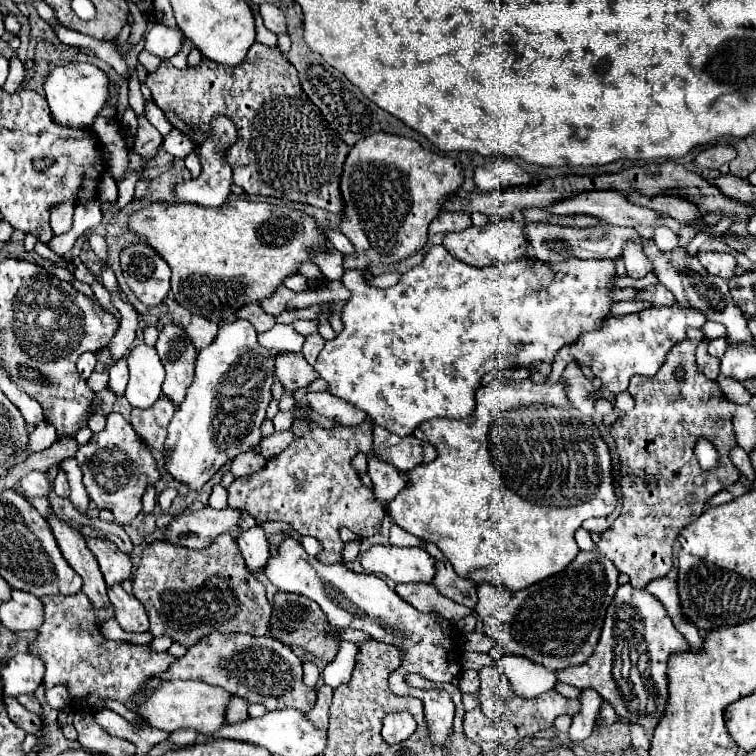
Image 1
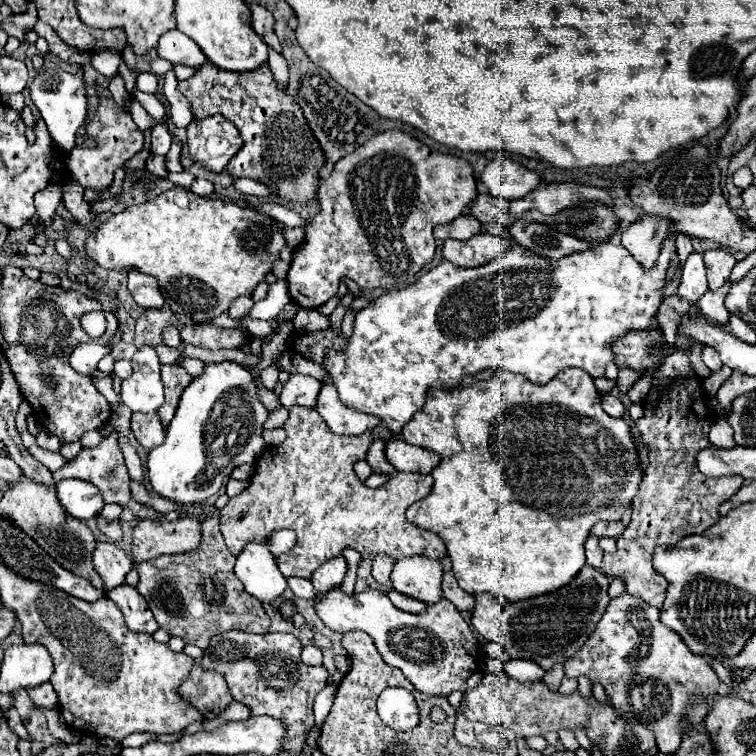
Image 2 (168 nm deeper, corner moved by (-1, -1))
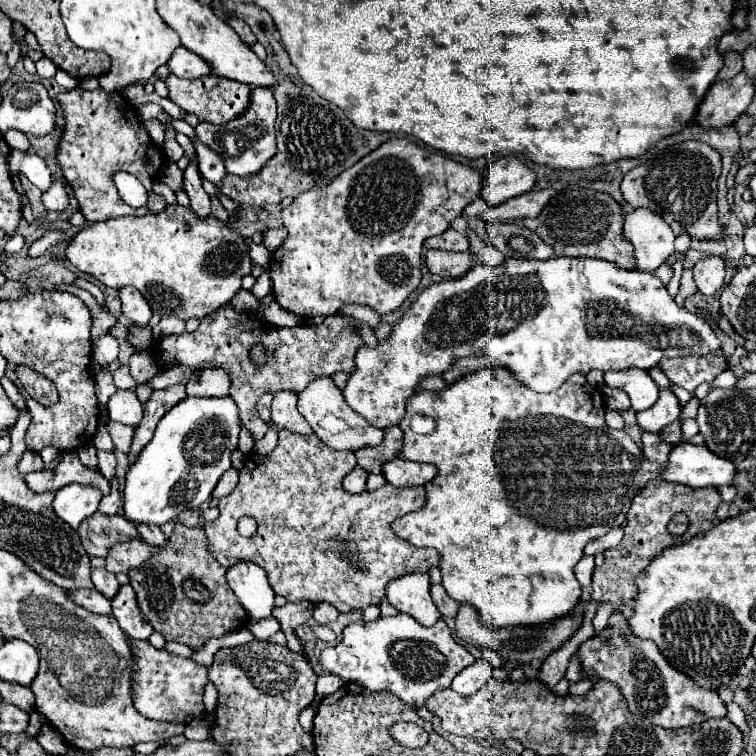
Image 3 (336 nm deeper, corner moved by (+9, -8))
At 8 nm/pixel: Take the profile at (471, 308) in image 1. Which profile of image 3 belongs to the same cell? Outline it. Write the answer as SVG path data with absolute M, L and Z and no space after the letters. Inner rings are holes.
M506 258L504 264L496 266L496 268L488 268L484 264L478 264L476 268L470 268L464 276L454 278L454 280L442 280L436 282L432 286L428 286L418 300L412 304L412 308L398 320L392 324L394 334L390 336L390 340L382 342L378 348L368 348L362 346L356 354L356 372L350 376L348 386L344 390L344 398L346 404L350 408L354 408L362 418L366 418L372 426L376 428L388 428L388 426L396 426L402 416L404 416L404 406L408 396L414 394L414 390L418 388L418 382L428 376L428 374L442 374L444 370L448 370L454 362L454 358L460 356L486 356L490 360L496 360L500 364L504 364L522 384L526 384L528 388L536 390L536 392L552 392L558 390L574 372L582 372L588 374L592 368L598 368L602 372L606 370L626 370L626 368L654 368L660 358L664 356L686 356L686 354L708 354L720 348L720 340L716 336L716 332L710 328L710 324L688 312L684 306L678 306L674 302L674 298L668 294L666 286L650 272L642 272L642 270L620 270L616 268L612 262L606 260L598 260L598 258L548 258L548 260L518 260L518 258Z

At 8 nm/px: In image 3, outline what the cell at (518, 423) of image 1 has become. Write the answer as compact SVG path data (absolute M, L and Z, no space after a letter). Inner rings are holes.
M482 368L476 372L470 372L466 376L462 376L460 380L456 380L454 384L450 384L448 388L440 390L440 392L430 392L430 390L416 390L408 402L406 402L406 416L400 422L400 428L404 432L404 448L402 448L402 456L406 460L414 460L414 462L430 462L438 468L438 474L432 482L426 484L426 504L422 510L418 512L410 512L402 518L398 518L392 524L392 530L404 538L406 542L414 544L414 546L422 546L422 548L436 548L442 556L440 562L440 572L442 572L442 586L446 588L448 596L458 600L460 604L472 604L484 626L495 630L506 628L506 626L536 626L536 624L546 624L546 622L554 622L562 616L570 616L574 612L574 608L580 604L580 584L574 576L574 564L584 556L584 546L590 540L596 540L600 536L604 536L606 532L610 532L616 526L622 526L622 522L626 520L626 514L630 510L632 498L638 494L638 488L642 490L648 480L660 478L664 482L678 482L678 484L686 484L692 488L706 488L706 486L730 486L736 474L736 468L732 462L712 454L706 446L694 446L694 444L678 444L672 448L670 458L668 458L668 466L658 466L650 460L644 458L642 448L640 448L640 458L638 458L638 446L636 442L624 432L624 430L612 430L606 426L604 422L604 396L602 396L602 388L600 386L592 386L584 374L576 373L570 377L560 390L550 392L550 394L538 394L532 392L530 388L522 386L518 380L514 380L514 376L506 370L506 368Z

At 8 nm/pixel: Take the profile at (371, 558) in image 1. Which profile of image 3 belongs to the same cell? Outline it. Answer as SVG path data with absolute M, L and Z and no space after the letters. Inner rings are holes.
M414 572L392 580L386 588L388 602L402 614L416 618L422 626L432 626L440 620L440 612L430 598L430 578L428 574Z

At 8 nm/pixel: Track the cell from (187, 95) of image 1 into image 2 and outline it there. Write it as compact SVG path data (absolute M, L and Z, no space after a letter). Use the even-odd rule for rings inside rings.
M206 61L190 79L178 81L178 91L190 101L196 121L220 113L238 127L244 147L226 167L232 177L248 177L264 183L272 195L284 201L308 203L316 199L320 171L326 165L324 151L320 143L310 141L310 127L300 105L288 95L286 87L276 83L268 63L256 71L232 73Z

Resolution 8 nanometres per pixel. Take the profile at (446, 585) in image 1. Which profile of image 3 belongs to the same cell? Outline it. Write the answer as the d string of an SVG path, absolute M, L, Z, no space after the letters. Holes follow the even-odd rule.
M436 584L436 586L430 588L430 592L432 592L432 600L434 600L436 608L440 610L440 614L442 614L442 616L452 616L452 618L454 618L460 604L454 602L454 600L446 594L444 586L442 586L442 584Z

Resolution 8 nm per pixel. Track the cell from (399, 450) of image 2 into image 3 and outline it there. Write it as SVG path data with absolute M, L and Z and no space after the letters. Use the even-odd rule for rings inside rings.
M394 458L382 466L382 474L386 480L398 488L410 488L410 486L424 486L436 476L434 464L416 464L404 458Z

